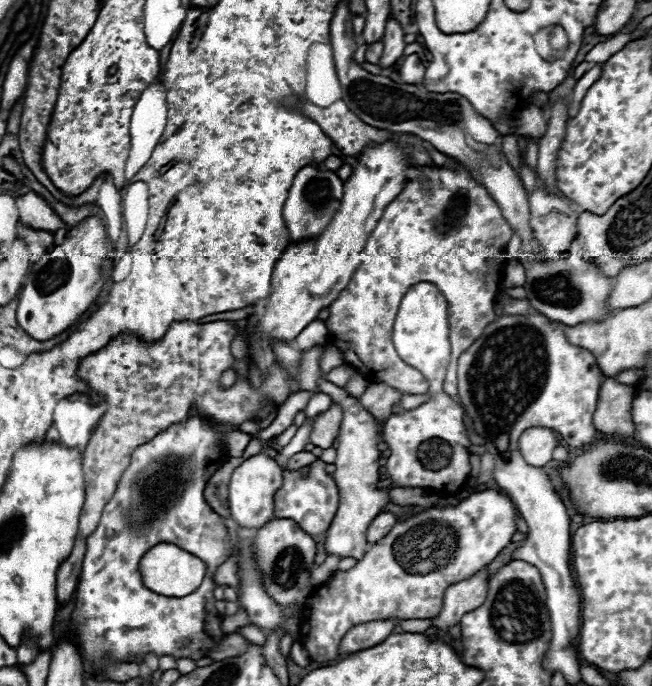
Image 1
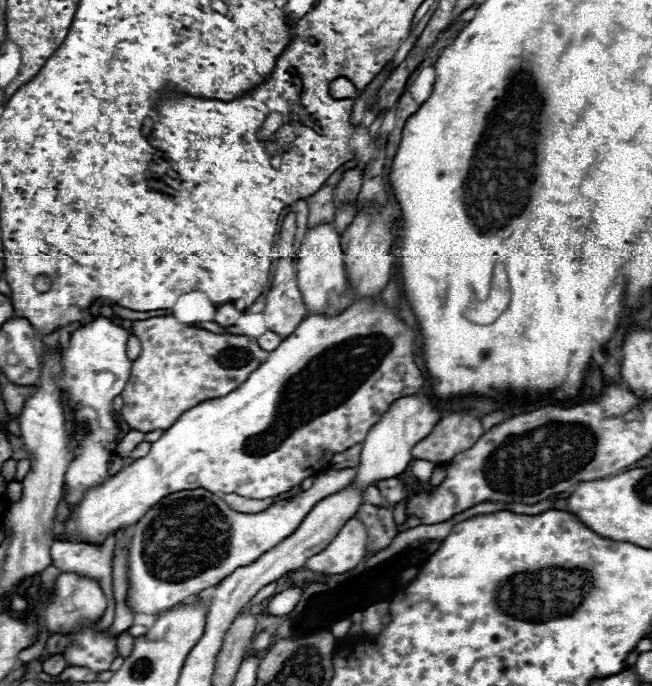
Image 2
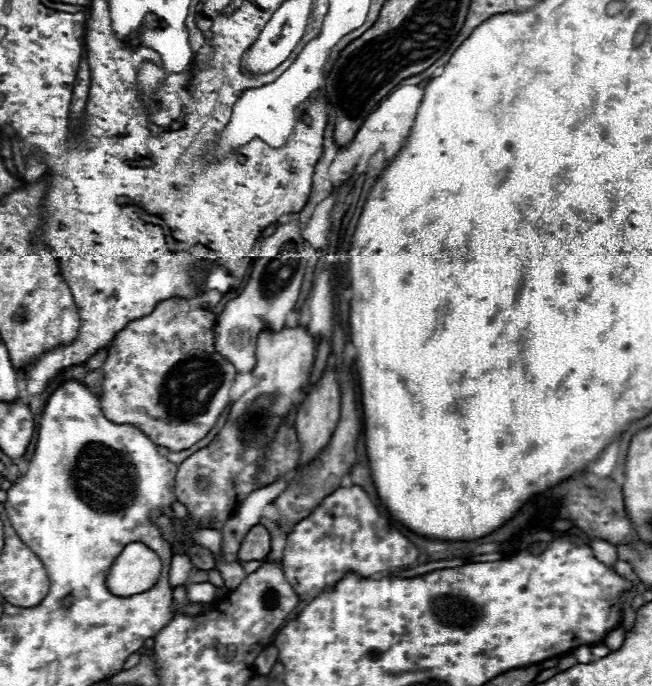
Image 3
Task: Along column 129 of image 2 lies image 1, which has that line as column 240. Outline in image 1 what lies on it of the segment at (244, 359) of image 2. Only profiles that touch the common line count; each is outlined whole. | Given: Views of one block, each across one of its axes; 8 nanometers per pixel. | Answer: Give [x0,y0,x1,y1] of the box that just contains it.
[56,320,290,606]

